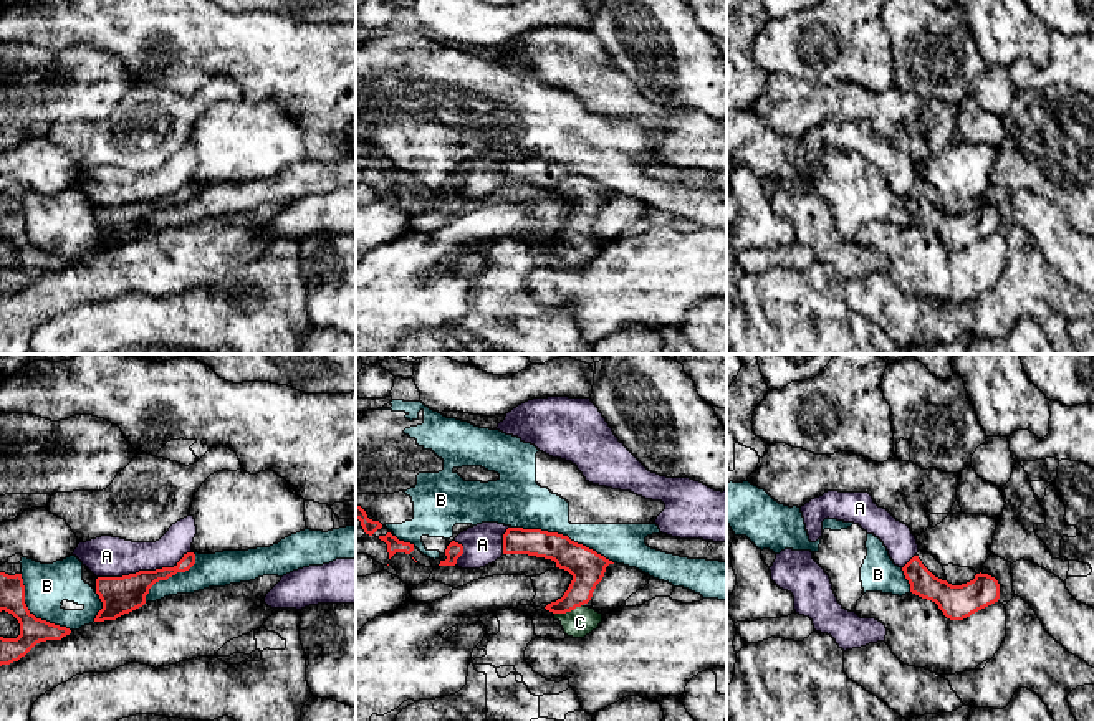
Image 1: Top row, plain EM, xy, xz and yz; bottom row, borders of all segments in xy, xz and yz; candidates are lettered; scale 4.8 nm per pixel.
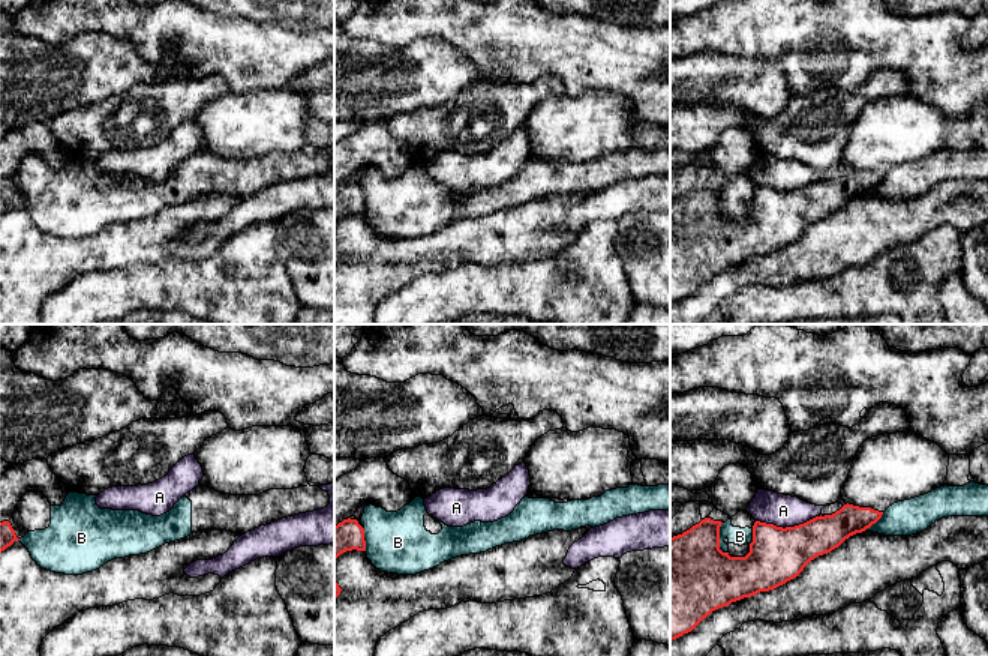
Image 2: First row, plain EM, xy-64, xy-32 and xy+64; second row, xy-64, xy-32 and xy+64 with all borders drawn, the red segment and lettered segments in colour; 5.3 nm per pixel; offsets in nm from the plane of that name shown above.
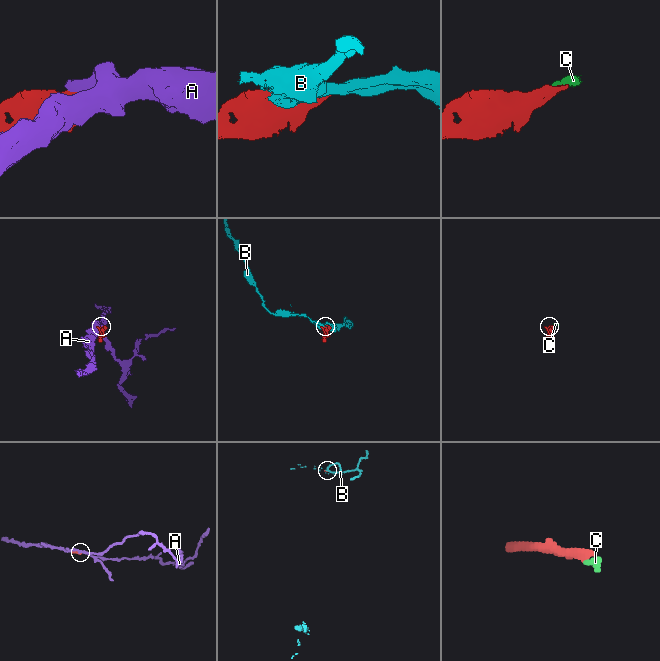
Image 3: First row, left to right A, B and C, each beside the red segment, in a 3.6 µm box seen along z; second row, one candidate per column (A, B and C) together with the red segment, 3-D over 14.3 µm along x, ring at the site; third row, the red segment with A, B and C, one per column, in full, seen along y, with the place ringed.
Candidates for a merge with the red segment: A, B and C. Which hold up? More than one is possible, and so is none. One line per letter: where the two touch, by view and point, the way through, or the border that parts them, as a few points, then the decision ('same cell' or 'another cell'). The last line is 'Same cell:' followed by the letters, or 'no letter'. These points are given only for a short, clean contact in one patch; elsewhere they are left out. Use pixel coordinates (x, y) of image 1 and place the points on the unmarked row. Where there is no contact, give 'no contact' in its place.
A: xy (144, 200) | along xy (191, 181), (172, 195), (98, 207) | another cell
B: xz (561, 164) | another cell
C: xz (568, 240) | across xz (586, 195), (585, 212), (568, 240), (580, 252) | same cell
Same cell: C

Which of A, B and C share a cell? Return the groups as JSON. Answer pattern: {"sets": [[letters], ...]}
{"sets": [["A"], ["B"], ["C"]]}

